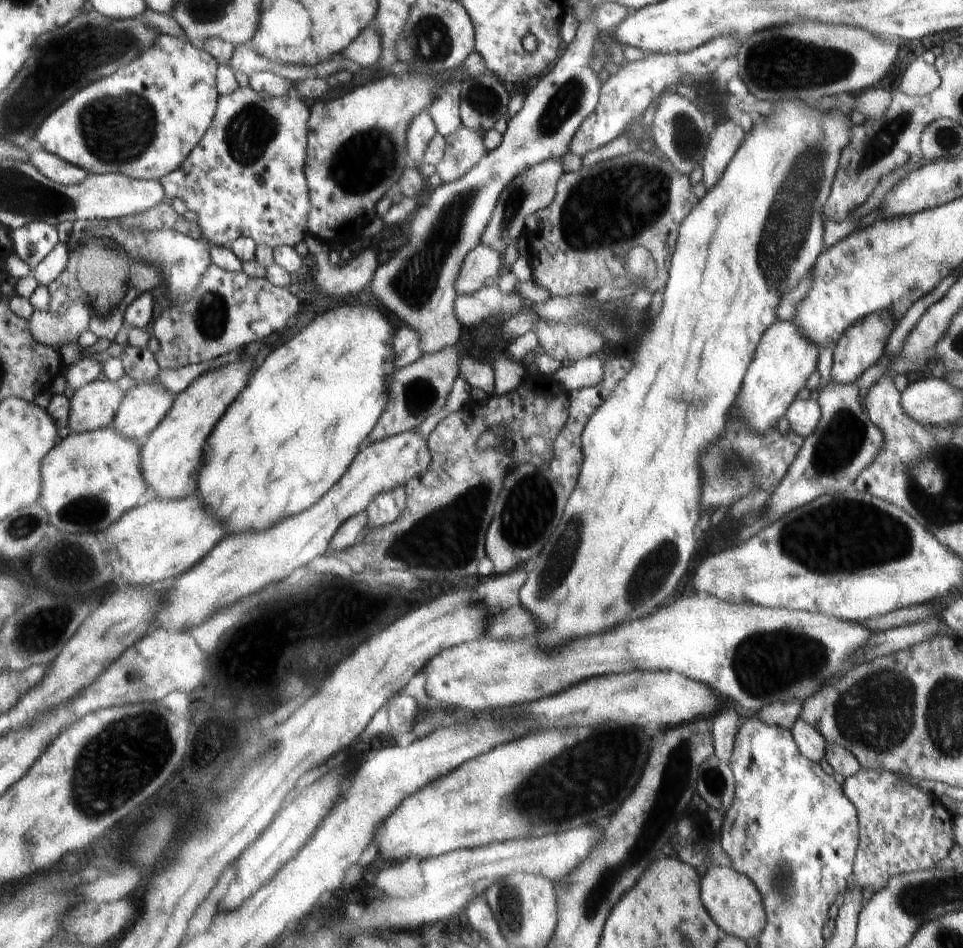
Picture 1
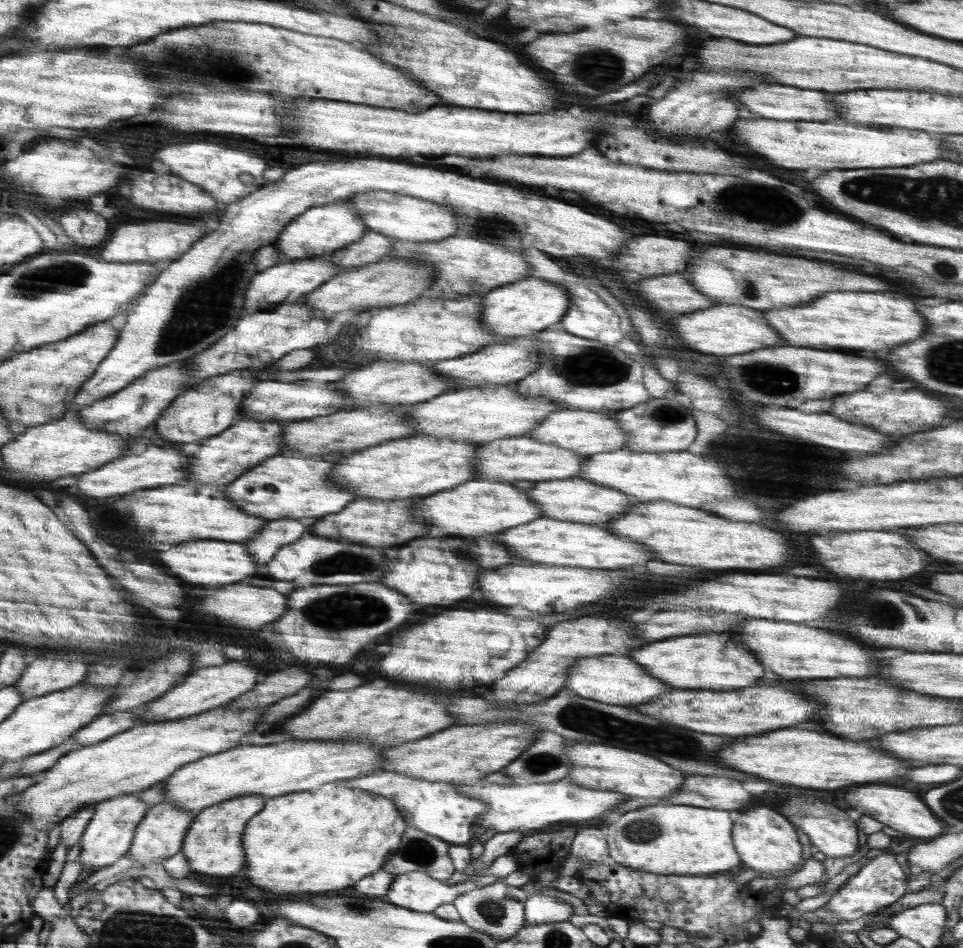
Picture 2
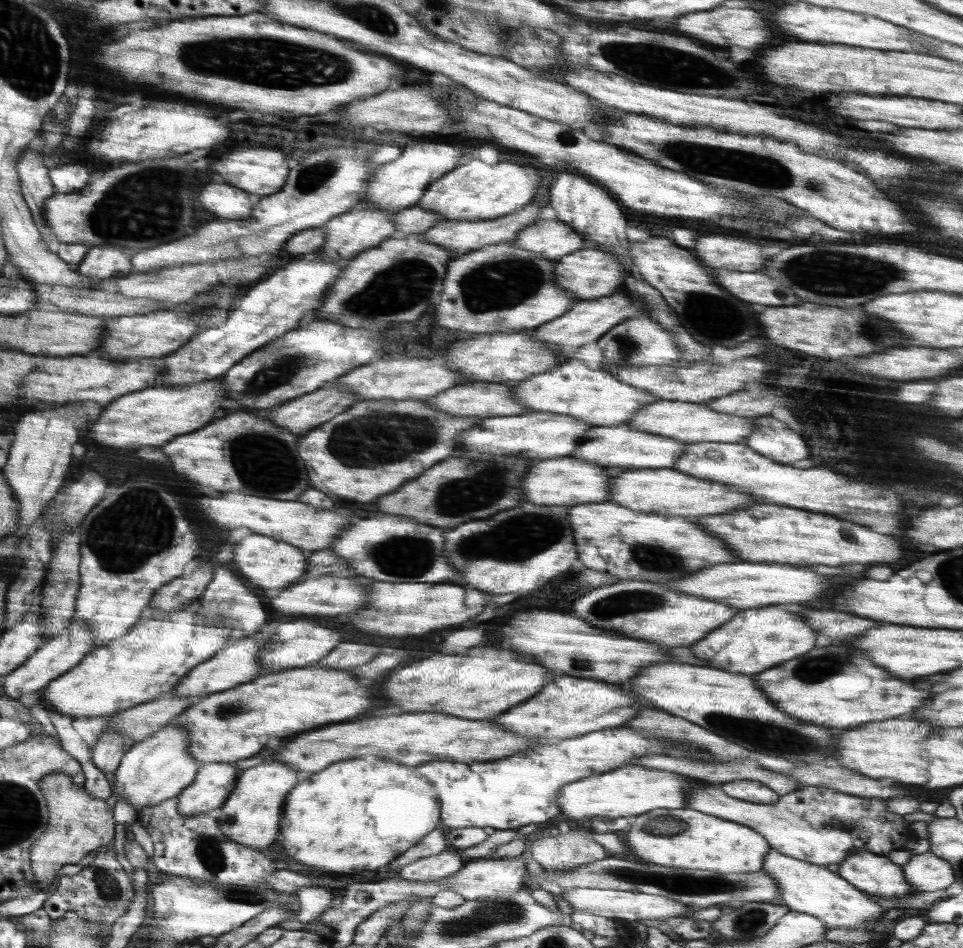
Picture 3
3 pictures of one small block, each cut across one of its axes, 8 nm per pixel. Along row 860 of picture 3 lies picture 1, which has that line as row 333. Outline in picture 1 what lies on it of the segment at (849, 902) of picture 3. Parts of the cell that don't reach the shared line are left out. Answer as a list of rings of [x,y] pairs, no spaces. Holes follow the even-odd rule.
[[[774,321],[770,329],[766,330],[760,344],[757,346],[757,356],[753,358],[748,373],[746,373],[746,382],[742,385],[741,396],[738,397],[738,406],[740,406],[742,420],[751,429],[759,433],[768,433],[772,426],[784,414],[787,414],[792,400],[798,394],[798,390],[806,386],[808,376],[816,370],[818,354],[820,354],[818,345],[804,334],[796,323],[792,321]]]

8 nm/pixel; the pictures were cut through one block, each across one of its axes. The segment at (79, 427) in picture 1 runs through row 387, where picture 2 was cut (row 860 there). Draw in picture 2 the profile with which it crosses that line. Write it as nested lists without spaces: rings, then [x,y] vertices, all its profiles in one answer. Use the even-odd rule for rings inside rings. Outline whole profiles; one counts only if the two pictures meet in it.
[[[140,793],[124,794],[97,804],[96,814],[83,836],[79,855],[84,861],[84,870],[88,870],[88,876],[89,872],[94,874],[100,869],[118,864],[131,851],[137,831],[151,809],[152,806],[140,798]]]

